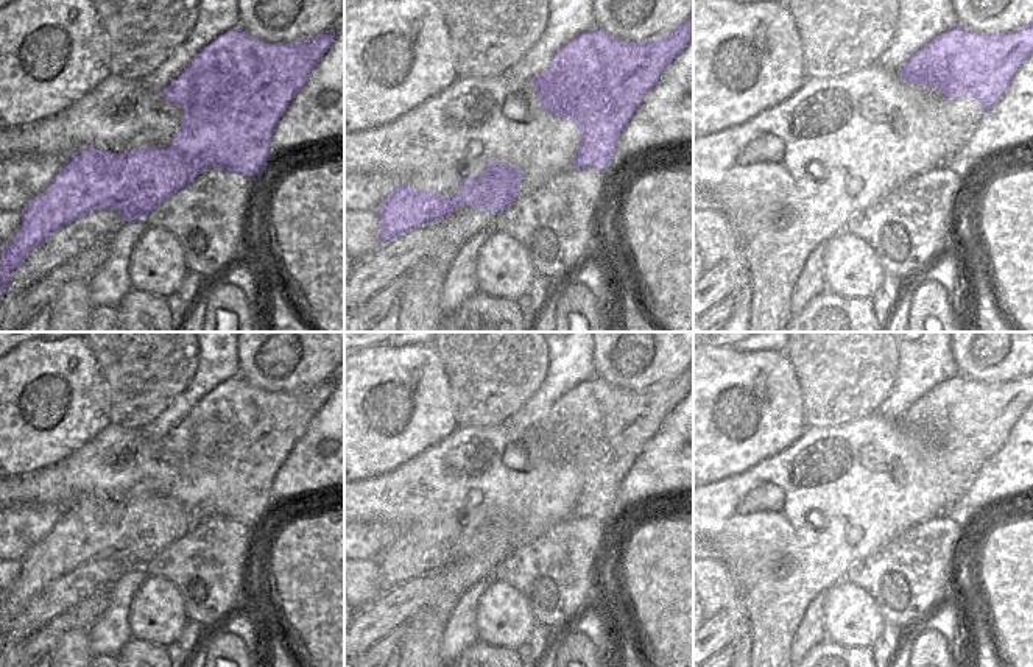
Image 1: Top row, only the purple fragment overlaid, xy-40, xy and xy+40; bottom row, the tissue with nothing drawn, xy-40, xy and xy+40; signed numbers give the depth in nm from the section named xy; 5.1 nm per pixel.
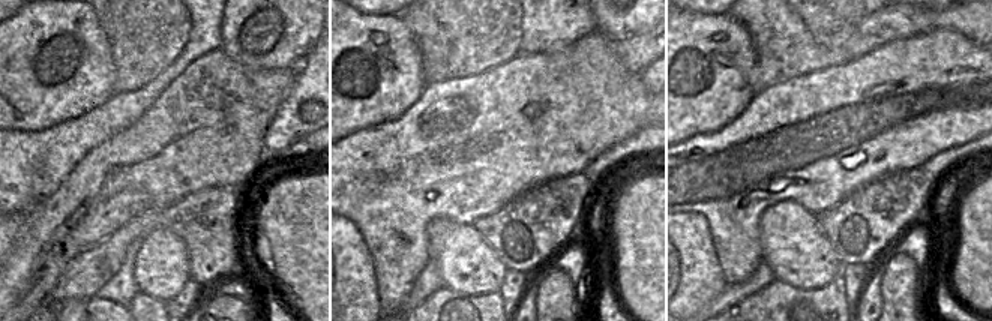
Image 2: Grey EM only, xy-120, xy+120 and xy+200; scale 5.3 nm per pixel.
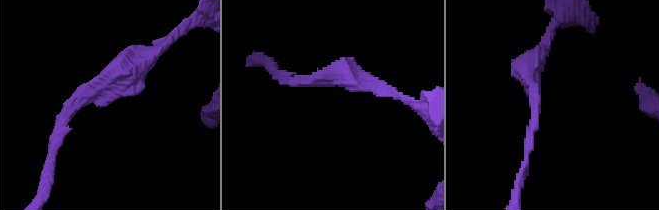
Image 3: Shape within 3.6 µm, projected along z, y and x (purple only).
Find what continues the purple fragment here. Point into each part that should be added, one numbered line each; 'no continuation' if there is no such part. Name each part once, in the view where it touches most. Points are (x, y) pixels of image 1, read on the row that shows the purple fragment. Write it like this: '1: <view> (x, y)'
no continuation

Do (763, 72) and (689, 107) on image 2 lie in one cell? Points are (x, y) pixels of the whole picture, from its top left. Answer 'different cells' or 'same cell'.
different cells

